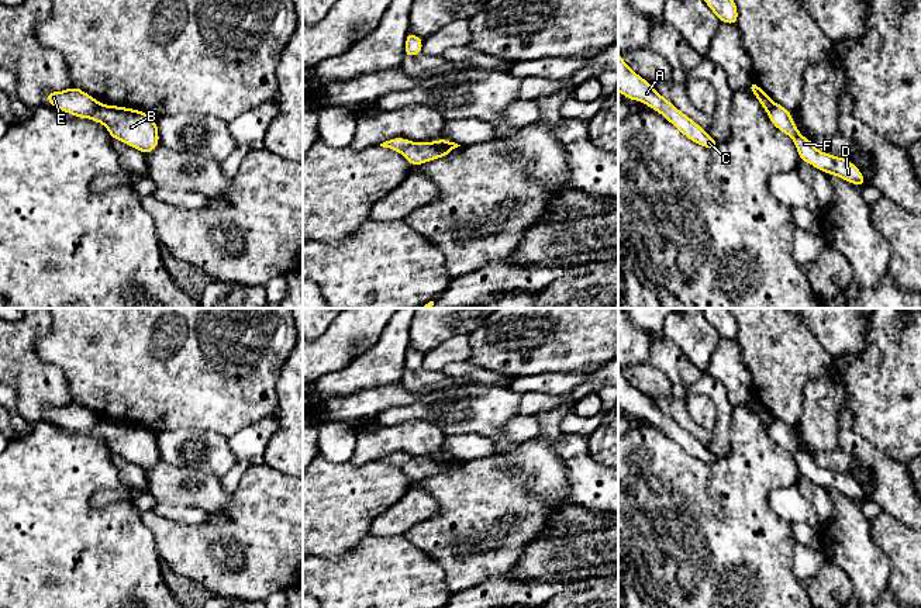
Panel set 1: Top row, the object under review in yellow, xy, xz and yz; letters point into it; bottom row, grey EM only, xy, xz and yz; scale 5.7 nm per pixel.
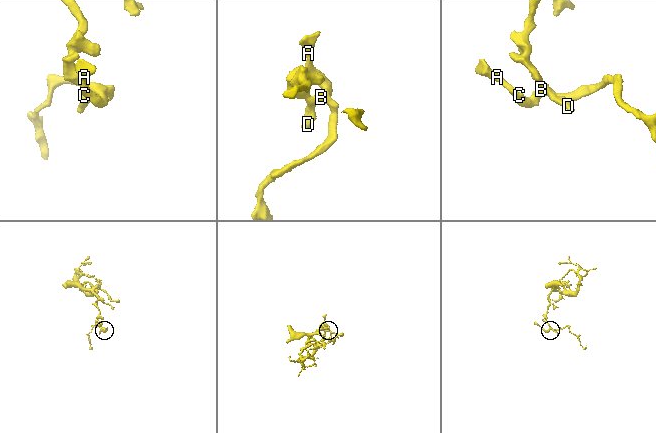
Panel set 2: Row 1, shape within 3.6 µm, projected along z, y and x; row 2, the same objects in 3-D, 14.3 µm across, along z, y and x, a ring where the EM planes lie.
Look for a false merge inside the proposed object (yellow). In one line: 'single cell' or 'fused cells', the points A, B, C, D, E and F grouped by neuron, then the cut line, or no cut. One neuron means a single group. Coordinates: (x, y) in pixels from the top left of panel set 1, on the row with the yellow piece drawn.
fused cells; A B C D F / E; cut in xy along (100, 103), (88, 117)

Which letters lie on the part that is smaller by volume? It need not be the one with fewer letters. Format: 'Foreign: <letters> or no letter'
Foreign: A, B, C, D, F

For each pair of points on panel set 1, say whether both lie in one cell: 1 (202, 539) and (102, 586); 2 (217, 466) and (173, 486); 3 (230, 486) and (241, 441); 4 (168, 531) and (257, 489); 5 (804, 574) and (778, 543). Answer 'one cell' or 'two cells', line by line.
1: two cells
2: two cells
3: one cell
4: one cell
5: two cells

